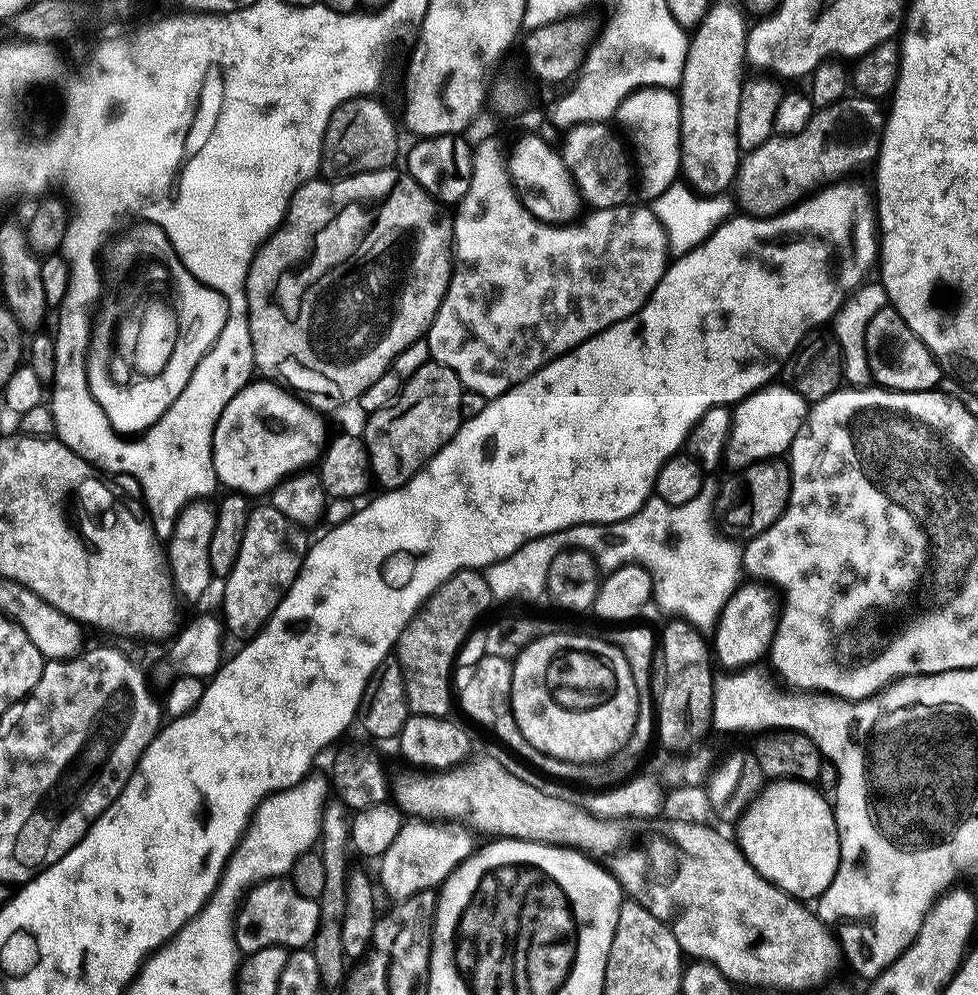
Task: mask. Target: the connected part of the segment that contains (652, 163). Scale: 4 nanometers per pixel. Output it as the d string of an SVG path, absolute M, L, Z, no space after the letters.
M642 87L623 100L614 120L628 131L627 139L634 153L634 168L638 173L638 192L648 199L645 201L655 201L657 196L669 191L681 175L679 95L672 88Z

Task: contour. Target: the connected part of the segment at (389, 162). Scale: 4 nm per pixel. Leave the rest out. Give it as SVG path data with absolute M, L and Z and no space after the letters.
M371 95L356 96L340 104L334 110L324 135L322 168L333 177L357 176L363 172L377 172L393 167L400 152L400 140L396 137L396 124L388 108Z

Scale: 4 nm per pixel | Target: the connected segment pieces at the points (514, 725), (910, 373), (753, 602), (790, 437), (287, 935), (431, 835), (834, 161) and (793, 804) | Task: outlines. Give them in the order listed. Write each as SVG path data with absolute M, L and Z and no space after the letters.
M483 654L477 656L477 660L473 664L462 665L463 663L461 663L455 669L454 696L458 701L458 708L461 708L474 723L489 728L497 736L493 736L497 741L507 745L513 753L518 754L521 761L527 762L533 769L541 768L548 776L560 776L564 771L569 771L568 761L542 754L542 750L534 750L534 746L526 738L522 738L522 730L518 728L518 722L512 713L513 661Z
M885 306L870 318L865 350L871 379L881 388L891 388L893 392L930 392L939 385L936 383L940 380L941 361L891 306Z
M760 582L741 583L733 592L726 606L720 612L720 618L716 621L714 635L714 656L724 670L744 670L755 660L765 659L766 653L771 649L772 639L776 633L776 621L778 619L778 604L772 601L771 587Z
M765 386L759 392L752 392L731 409L732 429L724 448L725 465L743 470L759 460L783 457L791 449L794 438L801 435L808 418L809 401L802 399L791 386L776 387Z
M291 879L262 880L248 889L239 905L234 921L236 947L244 954L251 954L275 944L289 950L304 950L311 945L314 934L318 930L319 921L319 903L298 894Z
M405 821L394 842L390 844L390 849L378 860L378 884L380 888L384 887L389 901L399 902L419 892L439 889L448 875L473 851L474 843L465 833L467 831L459 821Z
M845 98L829 108L813 111L810 122L796 136L773 135L762 146L753 148L740 161L734 181L734 196L749 216L776 216L802 198L839 181L859 164L871 165L880 155L886 116L877 101Z
M777 780L775 782L765 783L764 789L760 795L752 801L744 810L743 816L738 821L738 827L735 839L738 841L738 847L743 852L744 857L750 862L750 866L754 866L754 870L758 870L758 874L762 878L766 878L776 888L781 888L787 896L795 896L801 902L815 901L826 890L826 886L830 886L830 882L834 882L834 874L840 865L840 831L836 825L836 814L833 805L816 789L811 783L803 780Z

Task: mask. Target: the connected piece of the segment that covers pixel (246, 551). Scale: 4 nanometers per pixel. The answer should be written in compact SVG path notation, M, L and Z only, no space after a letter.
M271 506L253 507L248 514L246 530L242 538L242 550L238 550L238 562L223 581L224 612L222 620L227 631L236 636L251 638L263 630L274 614L278 602L290 590L294 578L300 573L301 553L292 549L288 541L290 522Z

